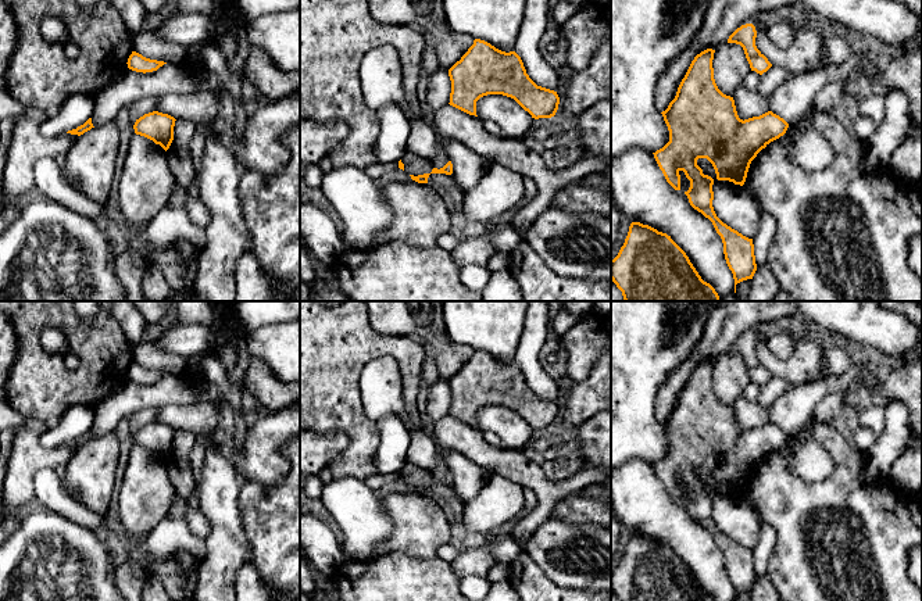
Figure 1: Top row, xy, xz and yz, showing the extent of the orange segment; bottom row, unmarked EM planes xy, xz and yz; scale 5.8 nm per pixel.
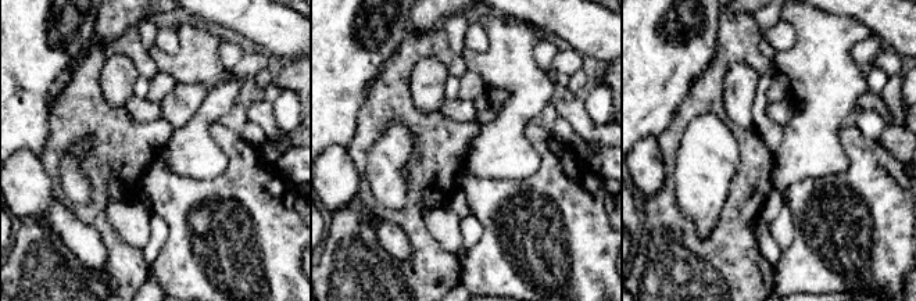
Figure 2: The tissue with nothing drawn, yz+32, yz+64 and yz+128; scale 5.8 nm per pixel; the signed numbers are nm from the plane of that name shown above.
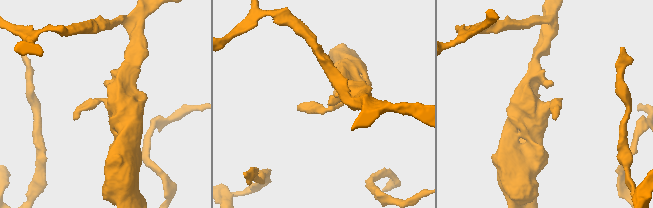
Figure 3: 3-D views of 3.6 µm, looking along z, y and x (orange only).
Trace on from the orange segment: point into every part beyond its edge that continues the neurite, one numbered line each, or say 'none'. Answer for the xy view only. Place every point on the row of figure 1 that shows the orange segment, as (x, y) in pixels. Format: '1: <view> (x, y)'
none

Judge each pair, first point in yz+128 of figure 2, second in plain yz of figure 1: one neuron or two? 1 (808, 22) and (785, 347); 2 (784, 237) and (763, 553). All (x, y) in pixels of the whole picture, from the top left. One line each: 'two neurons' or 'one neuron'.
1: two neurons
2: one neuron

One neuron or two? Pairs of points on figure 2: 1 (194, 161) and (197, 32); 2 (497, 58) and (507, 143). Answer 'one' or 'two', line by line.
1: one
2: one

